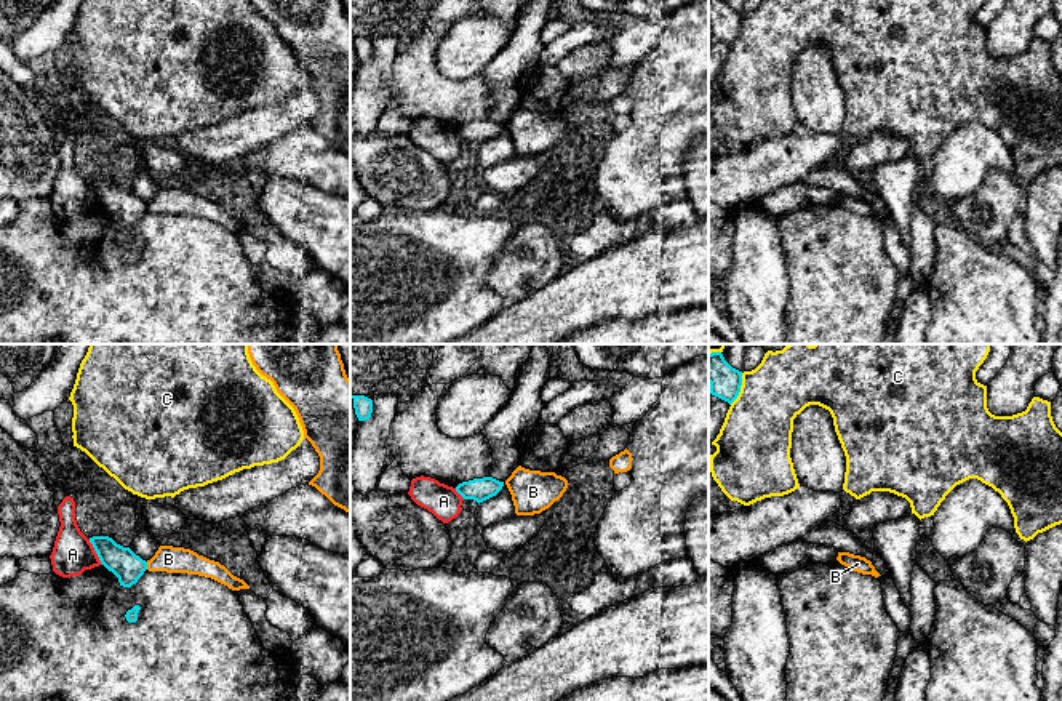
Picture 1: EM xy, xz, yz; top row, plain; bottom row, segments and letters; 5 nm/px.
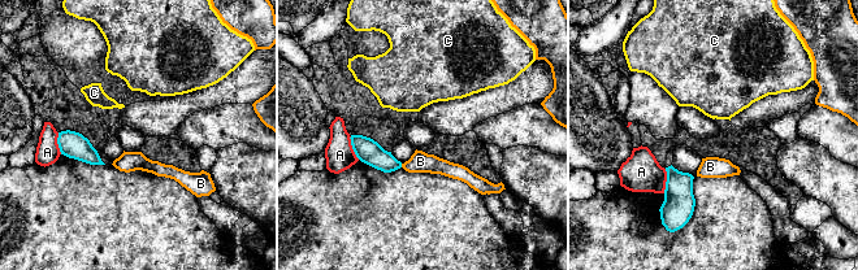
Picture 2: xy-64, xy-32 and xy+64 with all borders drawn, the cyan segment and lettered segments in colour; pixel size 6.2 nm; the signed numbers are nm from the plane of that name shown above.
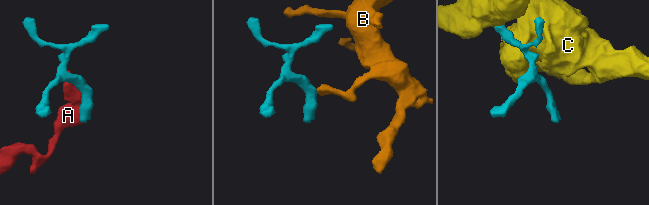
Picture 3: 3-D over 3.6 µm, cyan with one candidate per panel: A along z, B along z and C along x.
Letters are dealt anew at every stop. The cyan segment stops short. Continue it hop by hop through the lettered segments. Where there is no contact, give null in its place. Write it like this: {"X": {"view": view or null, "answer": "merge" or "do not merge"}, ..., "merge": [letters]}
{"A": {"view": "xy", "answer": "do not merge"}, "B": {"view": "xy", "answer": "do not merge"}, "C": {"view": "yz", "answer": "do not merge"}, "merge": []}

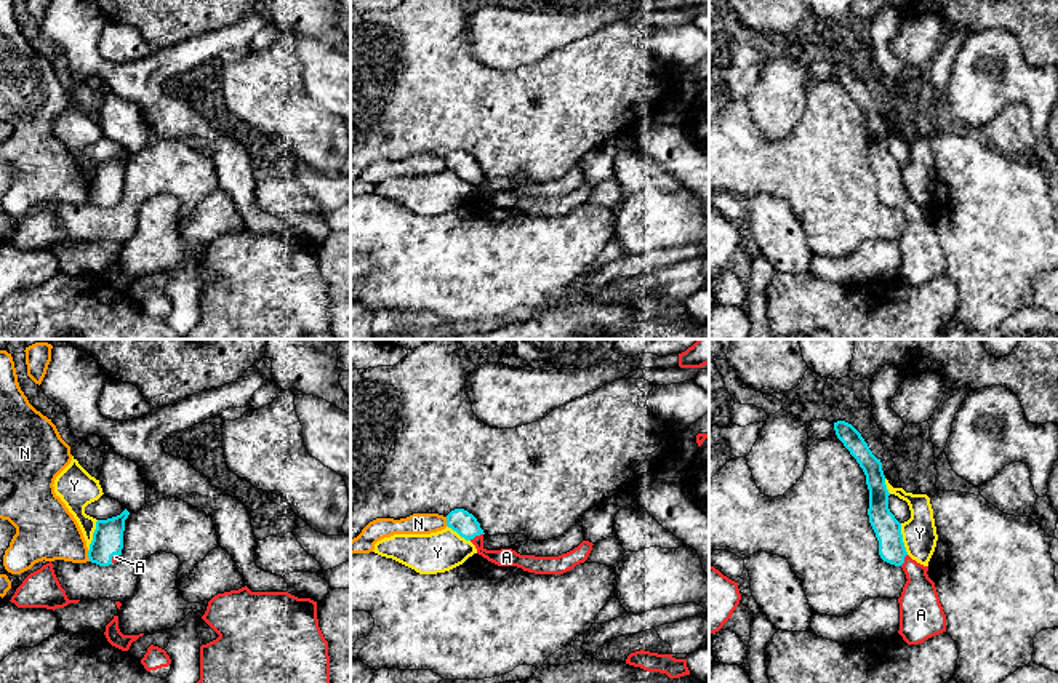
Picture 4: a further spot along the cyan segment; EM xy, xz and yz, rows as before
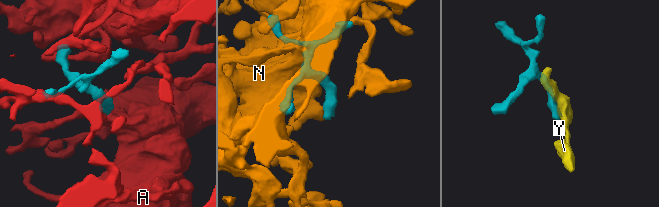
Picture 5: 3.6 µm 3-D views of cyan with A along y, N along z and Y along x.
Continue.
{"A": {"view": "xz", "answer": "merge"}, "N": {"view": "xy", "answer": "do not merge"}, "Y": {"view": "yz", "answer": "do not merge"}, "merge": ["A"]}

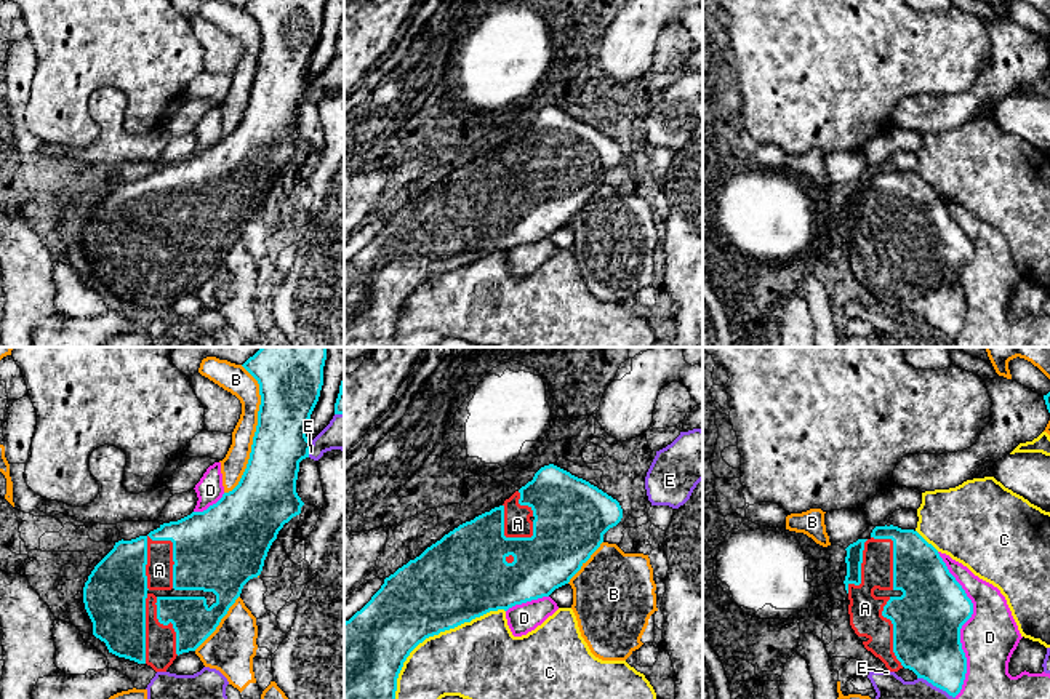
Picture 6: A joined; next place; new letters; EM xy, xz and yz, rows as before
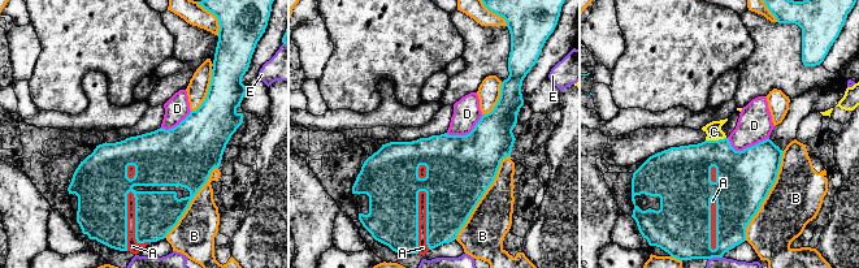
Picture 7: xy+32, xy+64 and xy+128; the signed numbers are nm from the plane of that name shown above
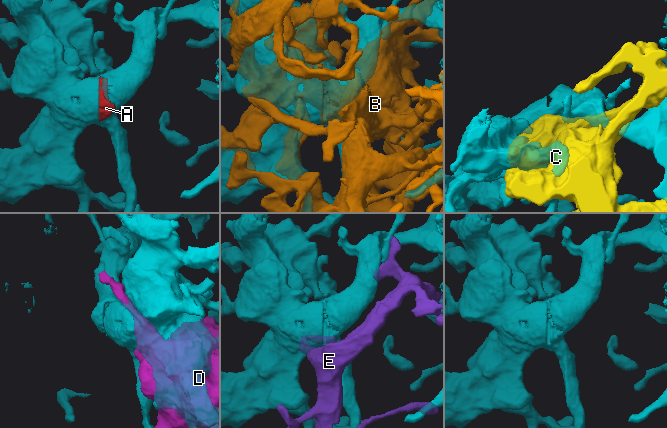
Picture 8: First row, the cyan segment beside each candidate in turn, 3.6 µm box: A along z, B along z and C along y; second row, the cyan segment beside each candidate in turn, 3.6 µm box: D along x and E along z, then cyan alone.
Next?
{"A": {"view": "xy", "answer": "merge"}, "B": {"view": "xy", "answer": "do not merge"}, "C": {"view": "xz", "answer": "do not merge"}, "D": {"view": "yz", "answer": "do not merge"}, "E": {"view": "xy", "answer": "do not merge"}, "merge": ["A"]}

